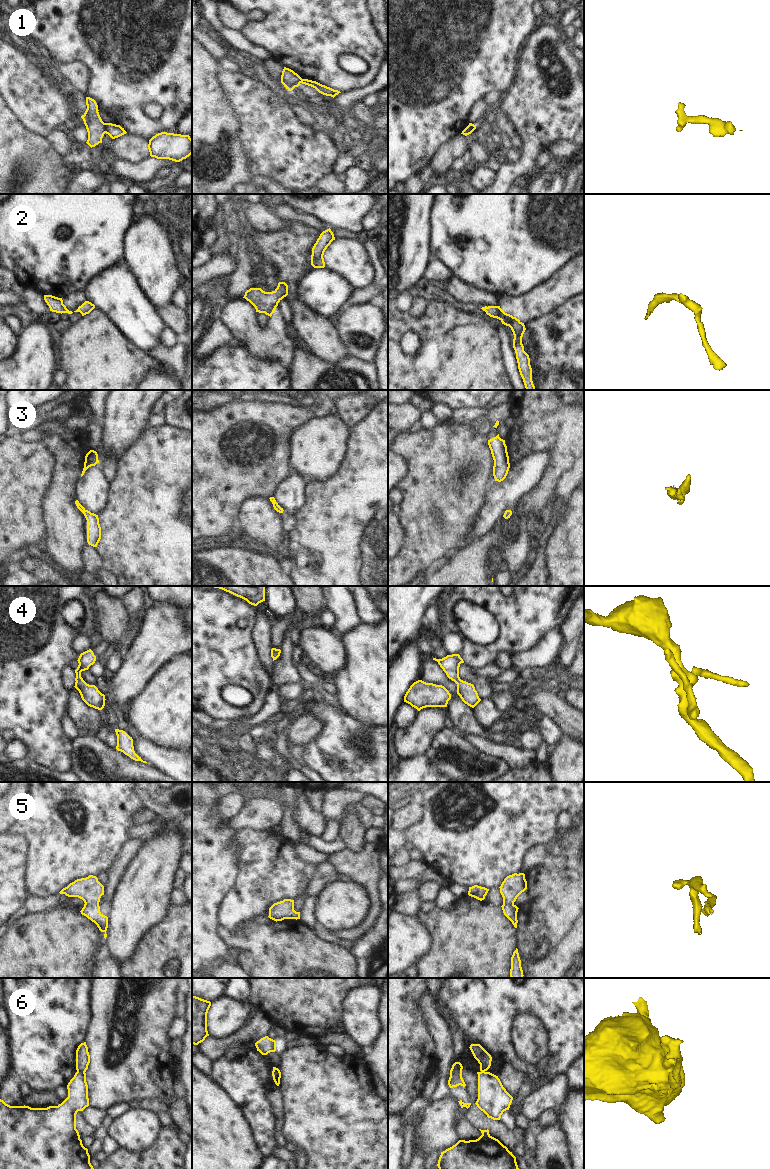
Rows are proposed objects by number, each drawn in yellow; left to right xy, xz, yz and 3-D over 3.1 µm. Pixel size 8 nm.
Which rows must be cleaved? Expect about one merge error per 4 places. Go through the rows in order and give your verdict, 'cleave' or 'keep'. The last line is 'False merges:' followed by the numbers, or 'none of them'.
1: cleave
2: keep
3: keep
4: keep
5: keep
6: cleave
False merges: 1, 6

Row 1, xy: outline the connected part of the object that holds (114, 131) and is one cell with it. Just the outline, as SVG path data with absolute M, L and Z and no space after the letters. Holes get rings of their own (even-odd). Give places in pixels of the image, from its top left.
M106 123L105 124L105 133L108 134L112 139L118 138L127 132L120 125Z

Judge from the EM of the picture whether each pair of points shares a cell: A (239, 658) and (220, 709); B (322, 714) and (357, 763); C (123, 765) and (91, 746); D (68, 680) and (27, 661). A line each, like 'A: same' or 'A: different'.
A: same
B: same
C: same
D: different

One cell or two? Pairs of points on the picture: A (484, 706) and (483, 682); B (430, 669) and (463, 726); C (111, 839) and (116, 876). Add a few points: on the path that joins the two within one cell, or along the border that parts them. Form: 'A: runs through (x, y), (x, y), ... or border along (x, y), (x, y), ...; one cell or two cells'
A: border along (489, 697), (481, 699); two cells
B: runs through (445, 682), (453, 691), (455, 706), (458, 711); one cell
C: border along (127, 843), (108, 873); two cells

